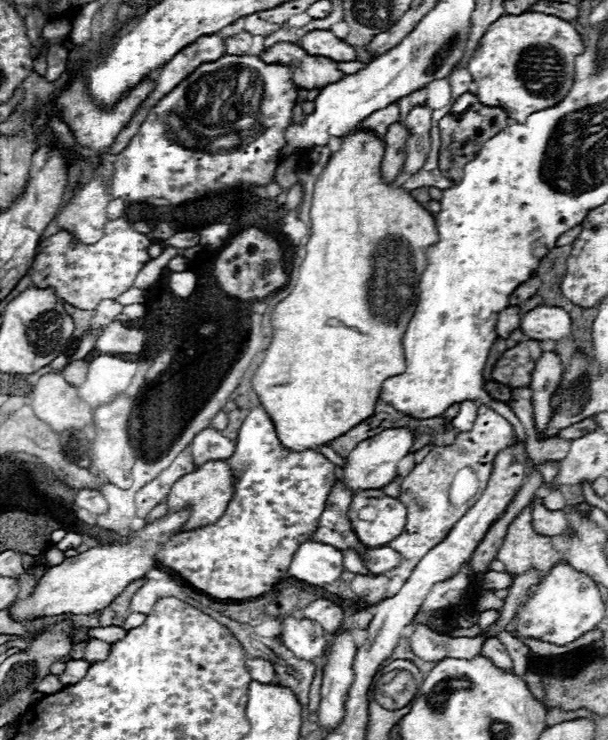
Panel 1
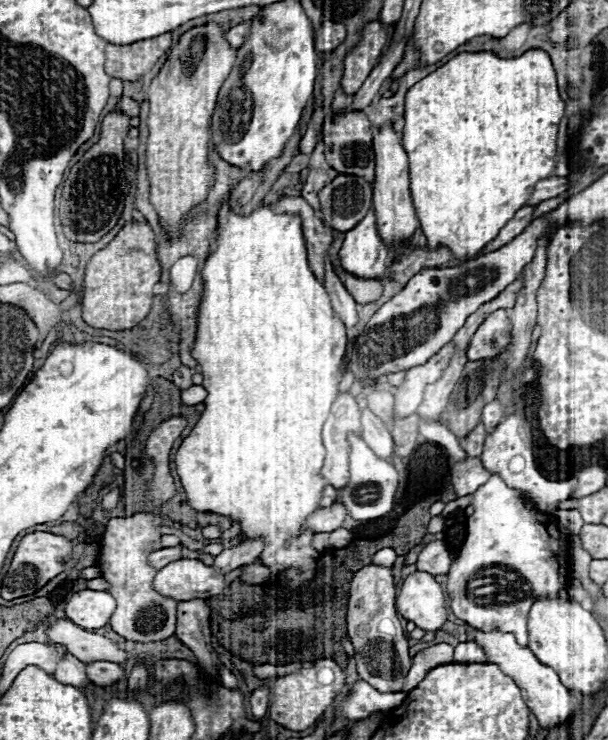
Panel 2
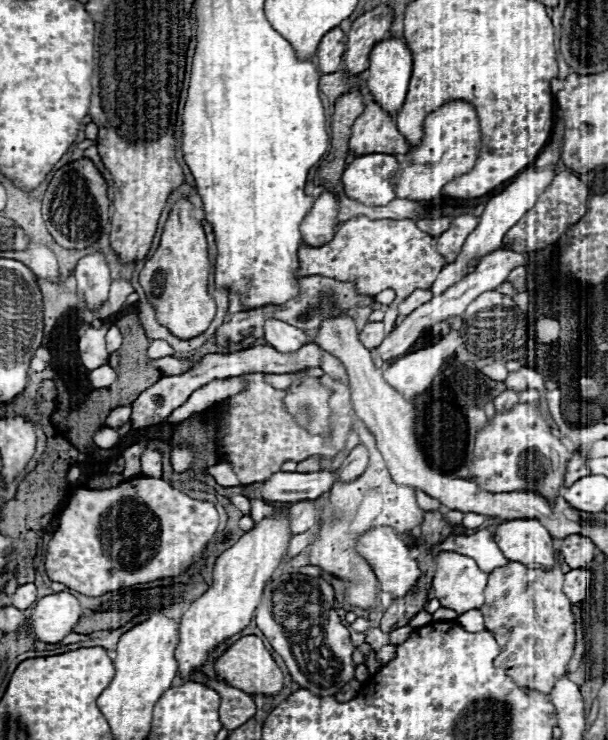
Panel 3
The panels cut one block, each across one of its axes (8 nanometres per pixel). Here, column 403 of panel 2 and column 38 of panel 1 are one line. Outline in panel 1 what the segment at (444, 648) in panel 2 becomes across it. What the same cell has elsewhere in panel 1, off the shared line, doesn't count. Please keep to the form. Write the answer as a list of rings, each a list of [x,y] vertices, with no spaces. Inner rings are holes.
[[[46,676],[44,680],[42,680],[42,684],[38,686],[38,692],[42,692],[42,694],[54,694],[54,692],[58,692],[58,690],[62,690],[64,686],[60,684],[60,680],[56,678],[56,676]]]

